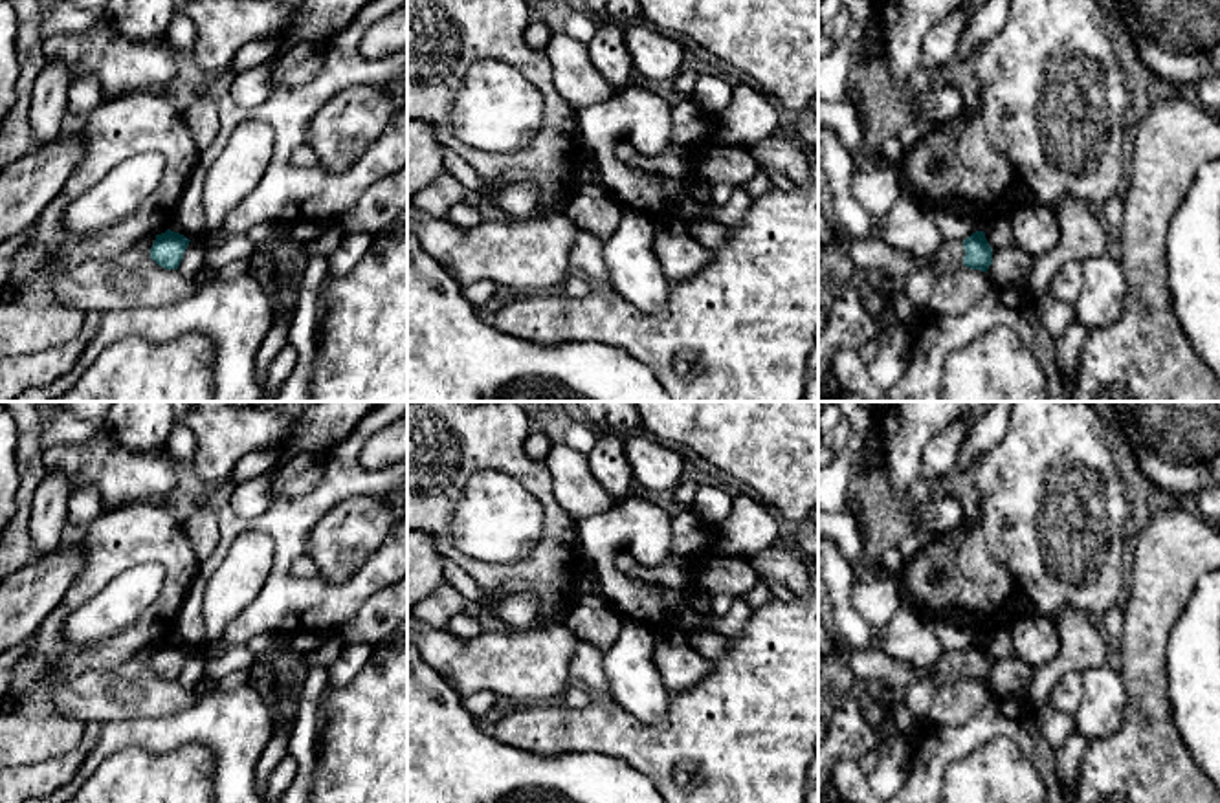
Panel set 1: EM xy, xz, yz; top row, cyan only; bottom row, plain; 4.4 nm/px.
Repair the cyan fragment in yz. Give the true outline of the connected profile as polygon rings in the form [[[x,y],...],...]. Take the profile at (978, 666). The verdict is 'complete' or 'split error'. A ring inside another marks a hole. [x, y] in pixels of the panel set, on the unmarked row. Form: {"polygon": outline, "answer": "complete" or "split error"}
{"polygon": [[[818,614],[818,656],[826,654],[844,656],[851,673],[859,680],[877,680],[903,688],[910,688],[919,680],[930,680],[937,688],[959,676],[987,684],[989,676],[993,675],[993,658],[989,656],[983,642],[972,644],[963,653],[943,651],[936,669],[930,675],[925,675],[877,649],[859,651],[851,649],[844,642],[835,642],[826,631]]], "answer": "split error"}

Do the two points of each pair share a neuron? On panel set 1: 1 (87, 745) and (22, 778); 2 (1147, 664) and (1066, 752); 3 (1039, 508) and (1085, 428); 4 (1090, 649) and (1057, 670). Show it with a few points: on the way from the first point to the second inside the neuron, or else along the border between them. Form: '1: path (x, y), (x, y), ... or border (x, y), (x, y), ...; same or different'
1: path (70, 761), (63, 769), (39, 778); same
2: border (1088, 743), (1075, 783); different
3: path (1050, 488), (1052, 461), (1064, 448); same
4: path (1083, 649), (1064, 662); same

